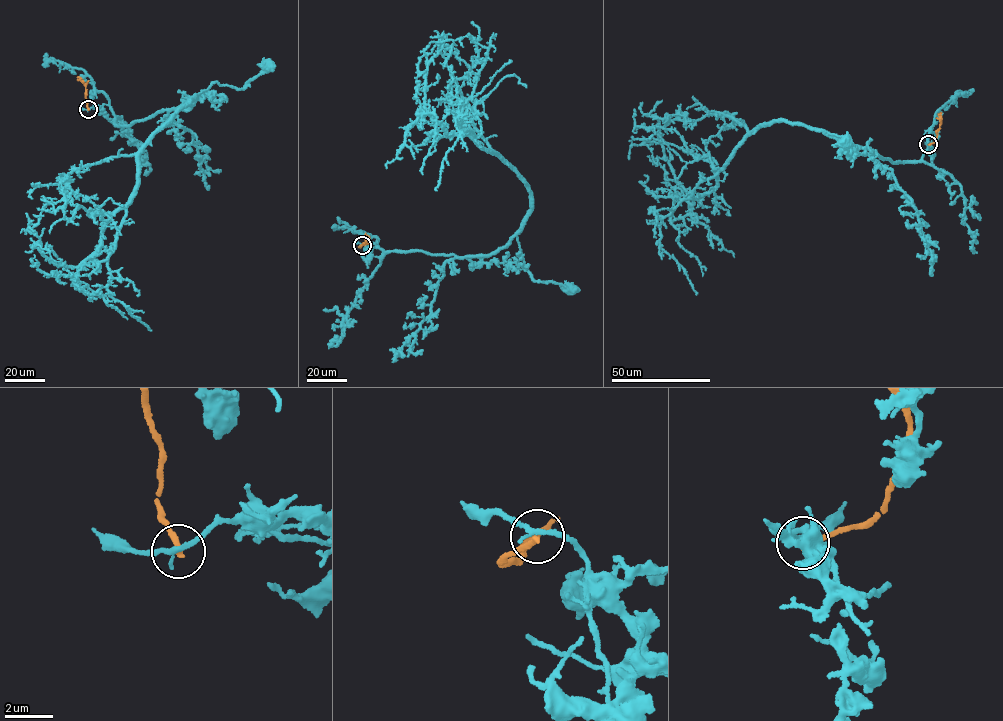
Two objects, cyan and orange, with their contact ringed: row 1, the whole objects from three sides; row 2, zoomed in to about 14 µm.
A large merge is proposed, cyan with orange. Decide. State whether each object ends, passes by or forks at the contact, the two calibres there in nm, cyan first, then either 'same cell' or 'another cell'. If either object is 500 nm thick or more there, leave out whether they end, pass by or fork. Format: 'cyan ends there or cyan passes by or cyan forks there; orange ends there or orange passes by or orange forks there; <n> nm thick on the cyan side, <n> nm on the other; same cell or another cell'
cyan passes by; orange ends there; 200 nm thick on the cyan side, 240 nm on the other; another cell

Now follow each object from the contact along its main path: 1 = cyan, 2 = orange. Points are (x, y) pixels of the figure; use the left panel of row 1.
1: (88, 109), (109, 105), (116, 125), (129, 126), (166, 110), (186, 110), (215, 81), (242, 89), (269, 66)
2: (88, 109), (85, 85), (77, 77)

